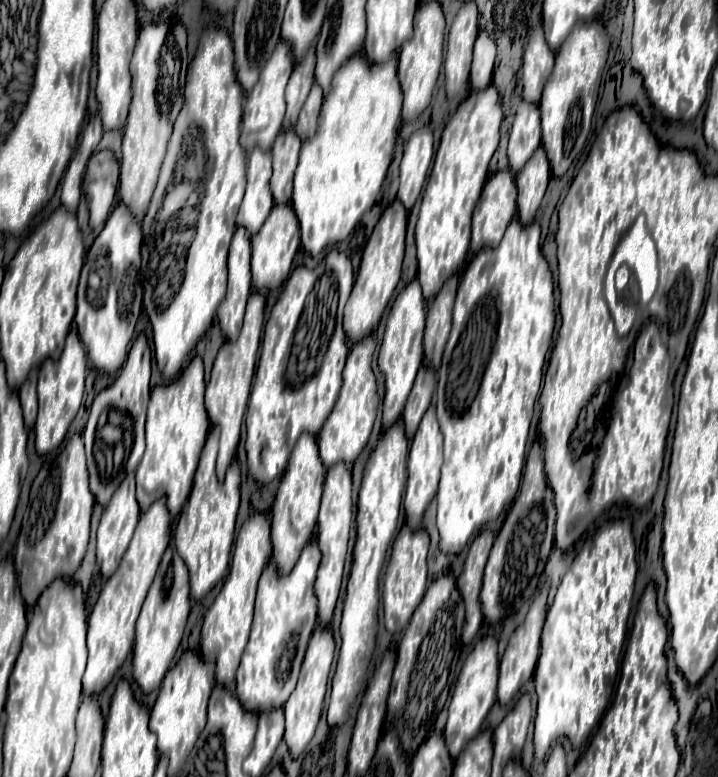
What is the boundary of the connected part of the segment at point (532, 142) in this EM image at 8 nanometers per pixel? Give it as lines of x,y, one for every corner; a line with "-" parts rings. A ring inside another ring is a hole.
520,102
510,128
508,158
510,170
518,174
534,150
540,146
540,110
538,104

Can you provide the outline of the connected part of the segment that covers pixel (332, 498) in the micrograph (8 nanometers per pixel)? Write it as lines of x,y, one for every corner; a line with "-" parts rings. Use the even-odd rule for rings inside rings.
336,466
336,470
328,470
324,480
324,494
318,514
318,546
322,552
318,578
316,578
316,598
318,598
318,624
326,626
332,620
332,612
338,600
342,572
344,572
344,558
348,546
348,532
352,522
352,476
350,466

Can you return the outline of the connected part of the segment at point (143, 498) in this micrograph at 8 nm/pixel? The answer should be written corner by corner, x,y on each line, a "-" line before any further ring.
194,356
172,384
152,388
146,416
146,450
136,470
136,498
140,510
146,510
154,500
166,496
172,518
180,514
190,494
198,456
210,428
204,408
204,386
202,358

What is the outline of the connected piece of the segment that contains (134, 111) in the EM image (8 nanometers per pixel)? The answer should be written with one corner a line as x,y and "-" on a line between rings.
154,22
150,26
142,26
136,42
136,50
130,62
132,70
132,106
128,112
128,120
124,126
122,134
122,158
120,158
120,184
118,184
118,194
120,200
132,210
134,216
140,220
144,218
156,178
160,172
160,164
166,152
166,142
170,136
170,128
166,122
166,116
160,112
160,104
156,98
156,86
158,86
158,58
160,58
160,48
166,40
170,26
168,22

